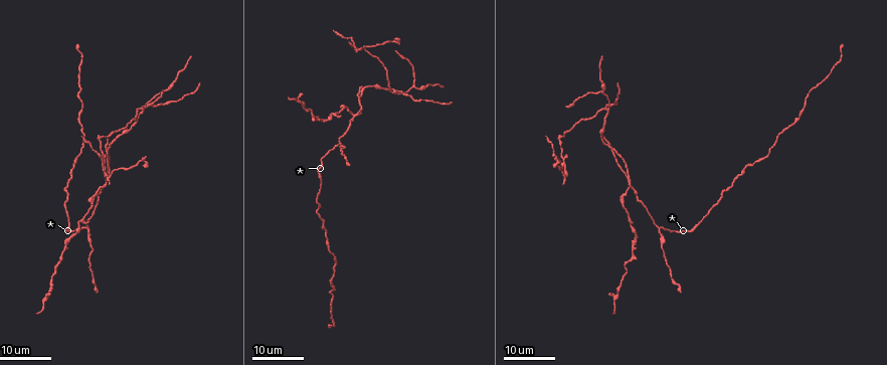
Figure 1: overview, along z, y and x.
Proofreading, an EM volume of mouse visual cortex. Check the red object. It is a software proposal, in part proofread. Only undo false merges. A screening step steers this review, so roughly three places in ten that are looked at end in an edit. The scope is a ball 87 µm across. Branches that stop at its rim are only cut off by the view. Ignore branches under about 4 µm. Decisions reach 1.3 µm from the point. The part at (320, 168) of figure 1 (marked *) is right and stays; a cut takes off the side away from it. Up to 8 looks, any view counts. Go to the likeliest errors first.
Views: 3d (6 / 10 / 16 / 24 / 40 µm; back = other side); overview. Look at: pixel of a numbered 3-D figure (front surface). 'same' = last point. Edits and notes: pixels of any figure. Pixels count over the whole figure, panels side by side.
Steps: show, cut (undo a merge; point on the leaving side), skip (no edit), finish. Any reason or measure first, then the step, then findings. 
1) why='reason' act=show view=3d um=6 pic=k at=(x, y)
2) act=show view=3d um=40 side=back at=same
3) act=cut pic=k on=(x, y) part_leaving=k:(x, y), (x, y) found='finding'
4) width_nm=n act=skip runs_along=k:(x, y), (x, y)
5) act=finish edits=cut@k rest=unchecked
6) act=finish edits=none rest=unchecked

why='four arms meet' act=show view=3d um=16 pic=1 at=(393, 89)

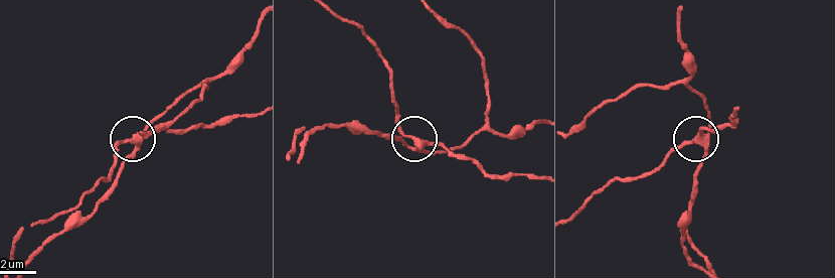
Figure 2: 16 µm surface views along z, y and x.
why='closer look' act=show view=3d um=6 pic=2 at=(415, 139)

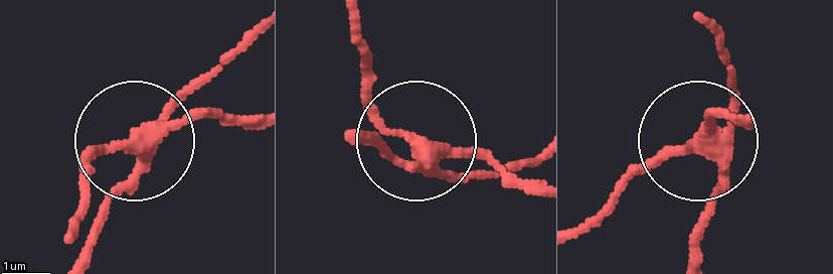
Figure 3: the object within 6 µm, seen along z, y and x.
act=show view=3d um=6 side=back pic=3 at=(137, 144)

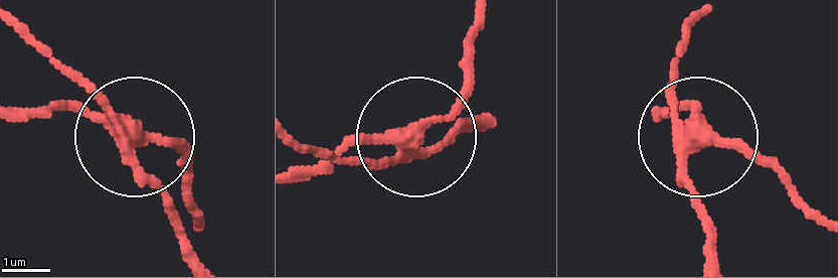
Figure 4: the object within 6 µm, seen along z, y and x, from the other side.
arms=4 act=cut pic=4 on=(62, 103) part_leaving=4:(130, 136), (182, 156), (194, 209) found='a second neuron is stuck on'

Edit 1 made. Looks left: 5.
why='redraw' act=show view=overview

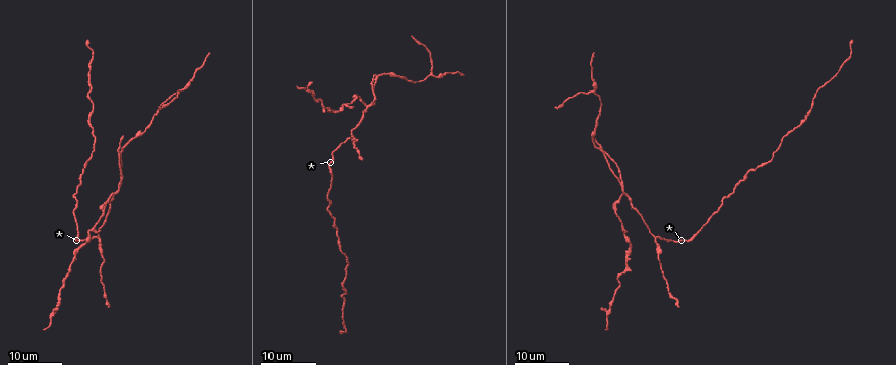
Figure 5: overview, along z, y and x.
why='branch point' act=show view=3d um=16 pic=5 at=(653, 238)

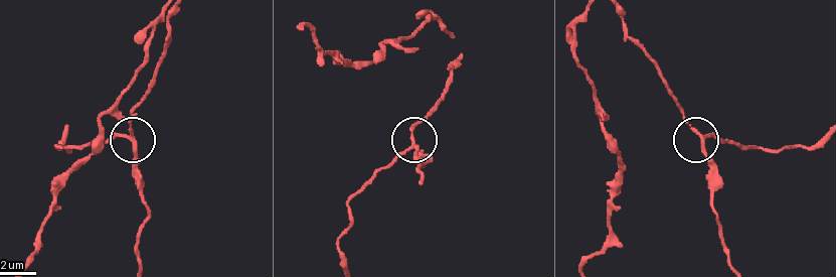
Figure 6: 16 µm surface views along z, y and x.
act=show view=3d um=6 pic=6 at=(700, 138)

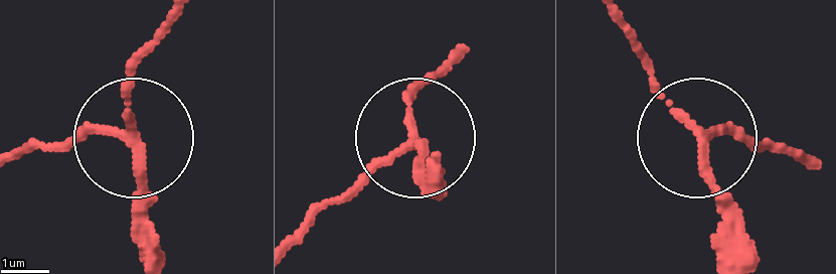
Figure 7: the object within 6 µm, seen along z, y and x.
arms=3 act=skip runs_along=7:(298, 228), (419, 143), (430, 155) found='one neuron here'

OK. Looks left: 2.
why='thin arm on a thick one' act=show view=3d um=24 pic=5 at=(113, 195)

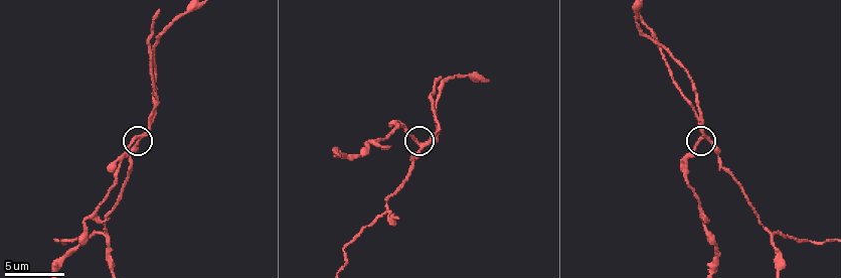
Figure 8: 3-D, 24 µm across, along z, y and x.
act=show view=3d um=10 pic=8 at=(418, 141)

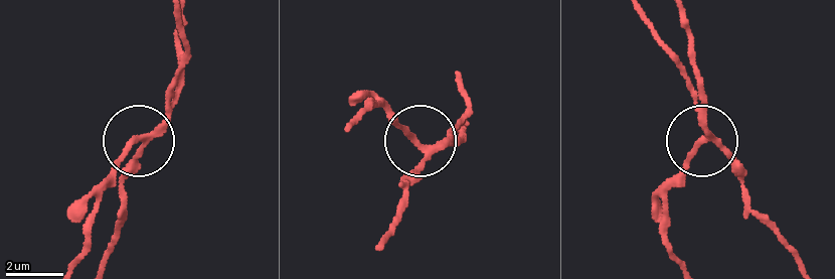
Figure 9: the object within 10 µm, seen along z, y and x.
side_arm_um=34 act=cut pic=9 on=(126, 149) part_leaving=9:(158, 126), (132, 148), (101, 198), (80, 263) found='a second neuron is stuck on'

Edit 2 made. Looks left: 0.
act=finish edits=cut@4,cut@9 rest=unchecked

